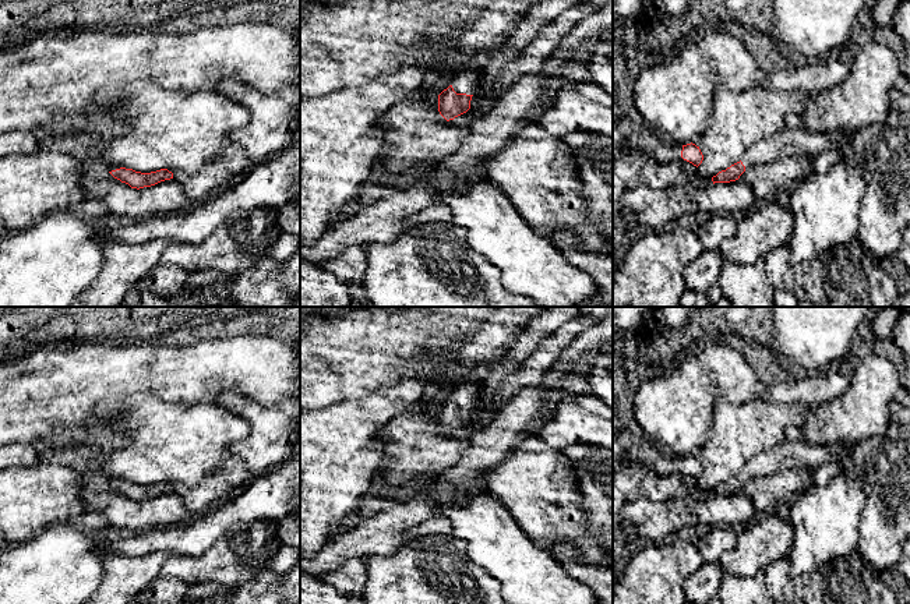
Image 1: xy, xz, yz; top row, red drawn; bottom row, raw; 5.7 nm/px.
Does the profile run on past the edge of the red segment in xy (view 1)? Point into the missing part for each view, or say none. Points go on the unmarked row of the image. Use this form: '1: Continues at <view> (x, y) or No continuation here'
1: No continuation here

